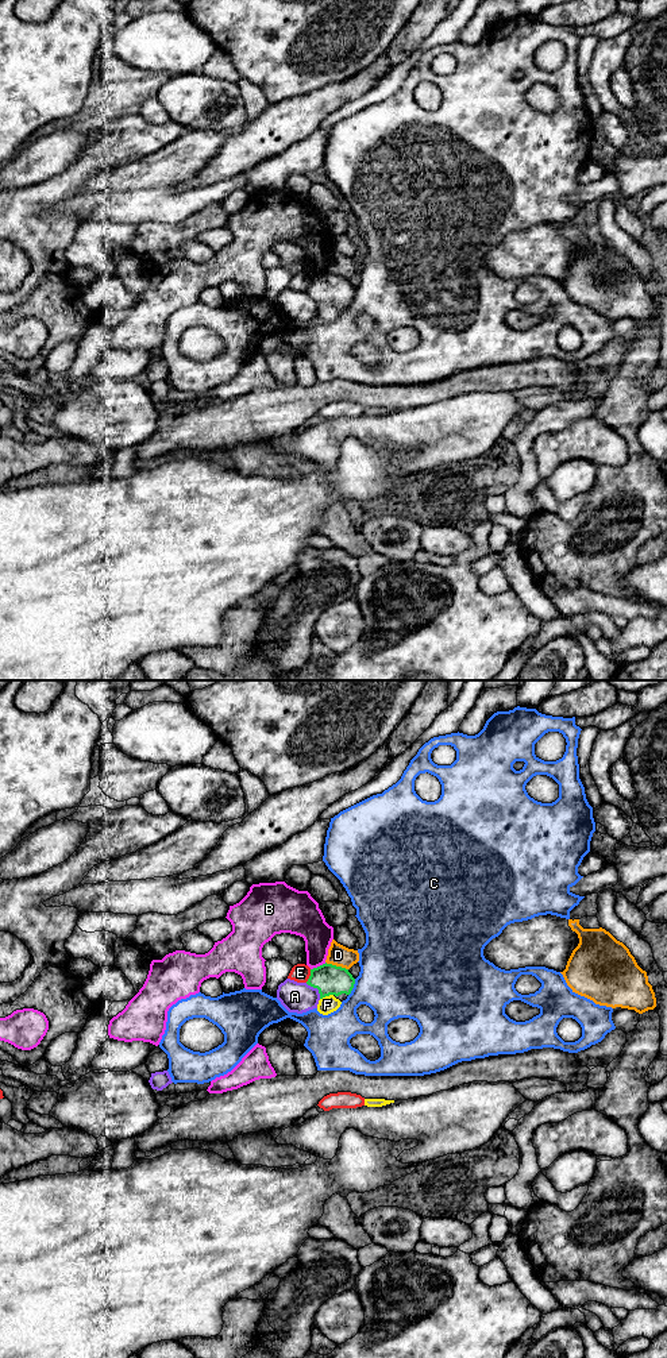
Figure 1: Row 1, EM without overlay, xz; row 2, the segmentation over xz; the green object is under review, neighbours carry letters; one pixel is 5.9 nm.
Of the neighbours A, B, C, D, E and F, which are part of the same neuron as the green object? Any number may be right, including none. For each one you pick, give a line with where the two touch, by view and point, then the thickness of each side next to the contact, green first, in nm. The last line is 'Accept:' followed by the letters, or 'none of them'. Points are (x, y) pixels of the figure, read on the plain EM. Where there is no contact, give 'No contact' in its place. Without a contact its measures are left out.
F: Touches green at xz (326, 304). Thickness 180 nm (green) against 100 nm
Accept: F

